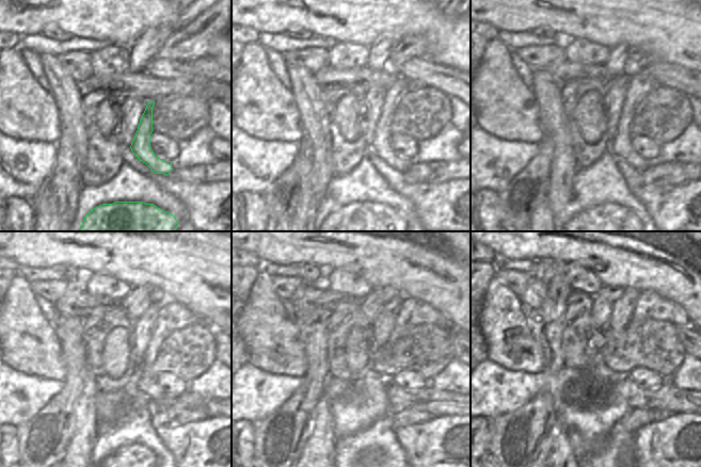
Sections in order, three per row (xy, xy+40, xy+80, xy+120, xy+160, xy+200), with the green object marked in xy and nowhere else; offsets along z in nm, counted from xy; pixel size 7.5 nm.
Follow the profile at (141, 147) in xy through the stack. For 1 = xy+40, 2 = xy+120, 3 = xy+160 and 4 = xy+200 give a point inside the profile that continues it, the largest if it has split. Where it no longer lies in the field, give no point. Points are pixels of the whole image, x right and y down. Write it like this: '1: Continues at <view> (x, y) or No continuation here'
1: Continues at xy+40 (380, 145)
2: Continues at xy+120 (173, 316)
3: Continues at xy+160 (412, 312)
4: Continues at xy+200 (650, 305)

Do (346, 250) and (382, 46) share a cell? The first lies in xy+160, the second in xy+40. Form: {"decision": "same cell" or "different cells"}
{"decision": "different cells"}

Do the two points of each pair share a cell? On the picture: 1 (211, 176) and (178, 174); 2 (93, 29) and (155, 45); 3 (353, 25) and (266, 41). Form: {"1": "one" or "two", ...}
{"1": "one", "2": "two", "3": "two"}

